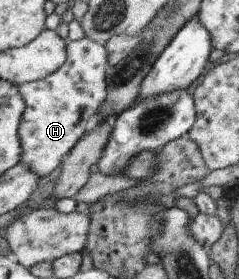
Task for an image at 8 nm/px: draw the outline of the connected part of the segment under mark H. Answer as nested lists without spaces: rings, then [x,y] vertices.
[[[86,36],[82,41],[69,41],[69,60],[52,76],[21,84],[21,90],[26,98],[27,110],[21,123],[21,138],[24,146],[23,161],[36,170],[42,177],[48,177],[74,151],[81,139],[100,123],[98,116],[104,109],[109,98],[109,49],[107,44],[94,41]]]

